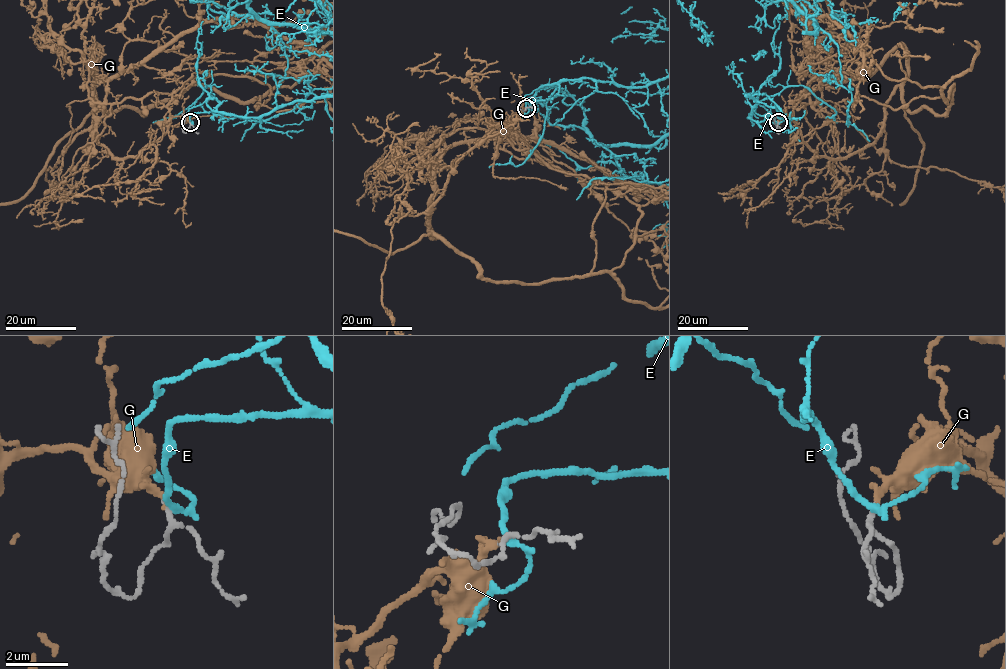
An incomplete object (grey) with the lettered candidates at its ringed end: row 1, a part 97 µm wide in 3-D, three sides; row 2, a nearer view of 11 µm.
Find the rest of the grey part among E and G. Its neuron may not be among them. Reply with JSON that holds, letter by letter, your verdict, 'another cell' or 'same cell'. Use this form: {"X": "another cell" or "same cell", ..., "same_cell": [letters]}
{"E": "another cell", "G": "same cell", "same_cell": ["G"]}

